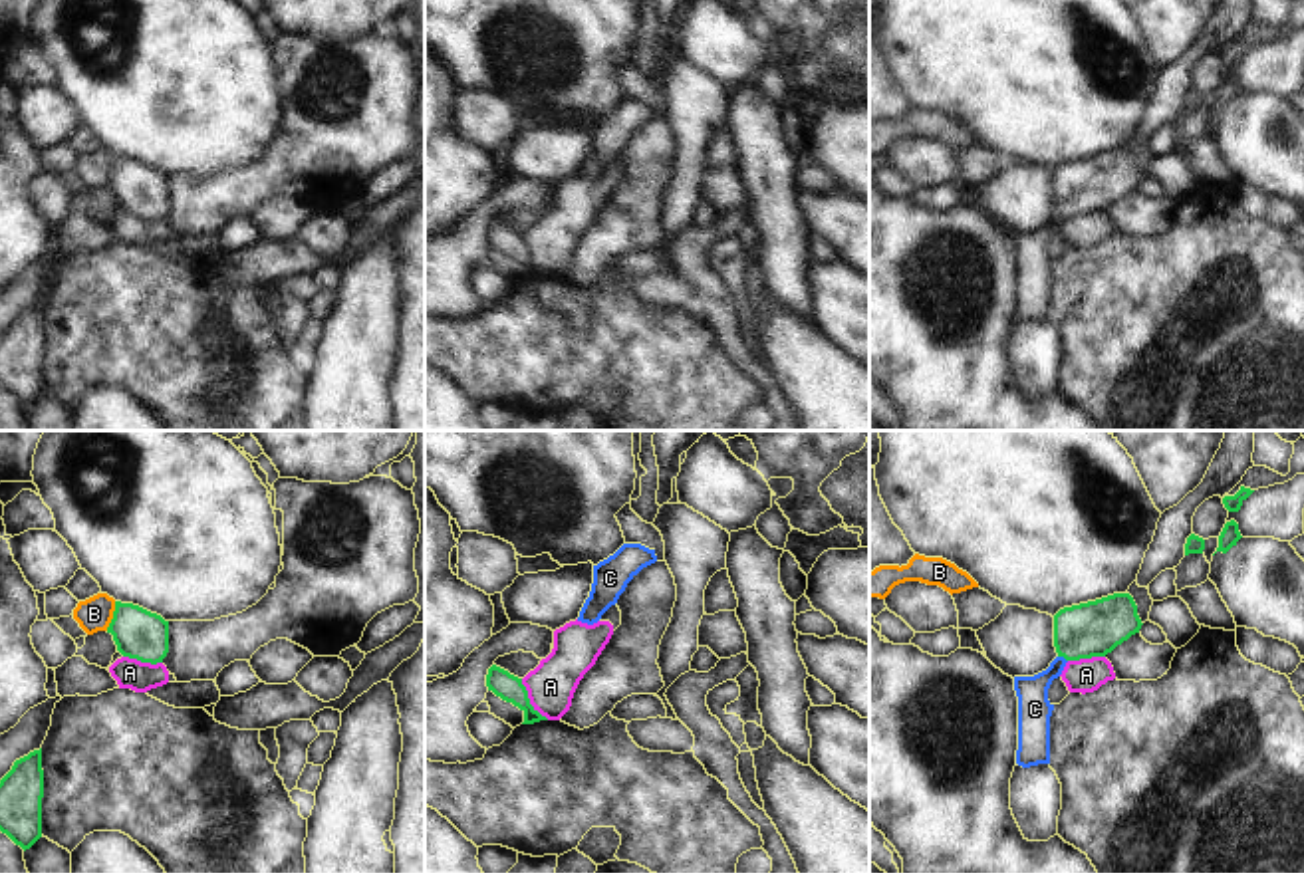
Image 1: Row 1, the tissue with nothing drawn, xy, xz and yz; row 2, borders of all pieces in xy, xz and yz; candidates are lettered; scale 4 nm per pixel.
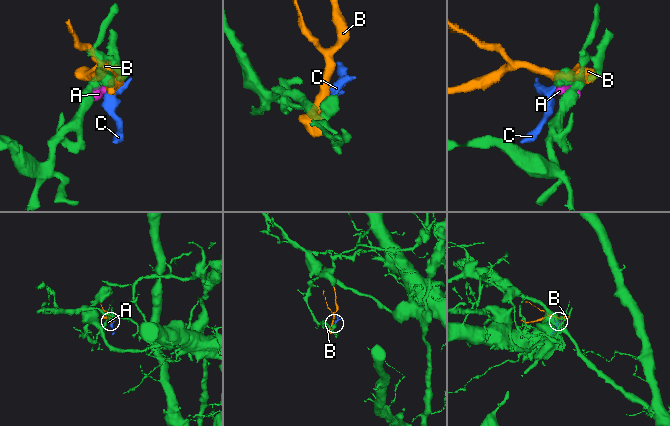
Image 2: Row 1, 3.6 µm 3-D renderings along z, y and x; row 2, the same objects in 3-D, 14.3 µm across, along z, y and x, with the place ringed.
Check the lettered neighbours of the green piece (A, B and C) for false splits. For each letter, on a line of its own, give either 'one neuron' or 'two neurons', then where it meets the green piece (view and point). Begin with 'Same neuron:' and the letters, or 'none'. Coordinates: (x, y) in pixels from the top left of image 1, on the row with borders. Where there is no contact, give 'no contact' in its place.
Same neuron: C
A: two neurons; meets green in xz at (528, 701)
B: two neurons; meets green in xy at (114, 616)
C: one neuron; meets green in yz at (1062, 655)

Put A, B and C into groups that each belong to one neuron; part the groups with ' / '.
A B / C

